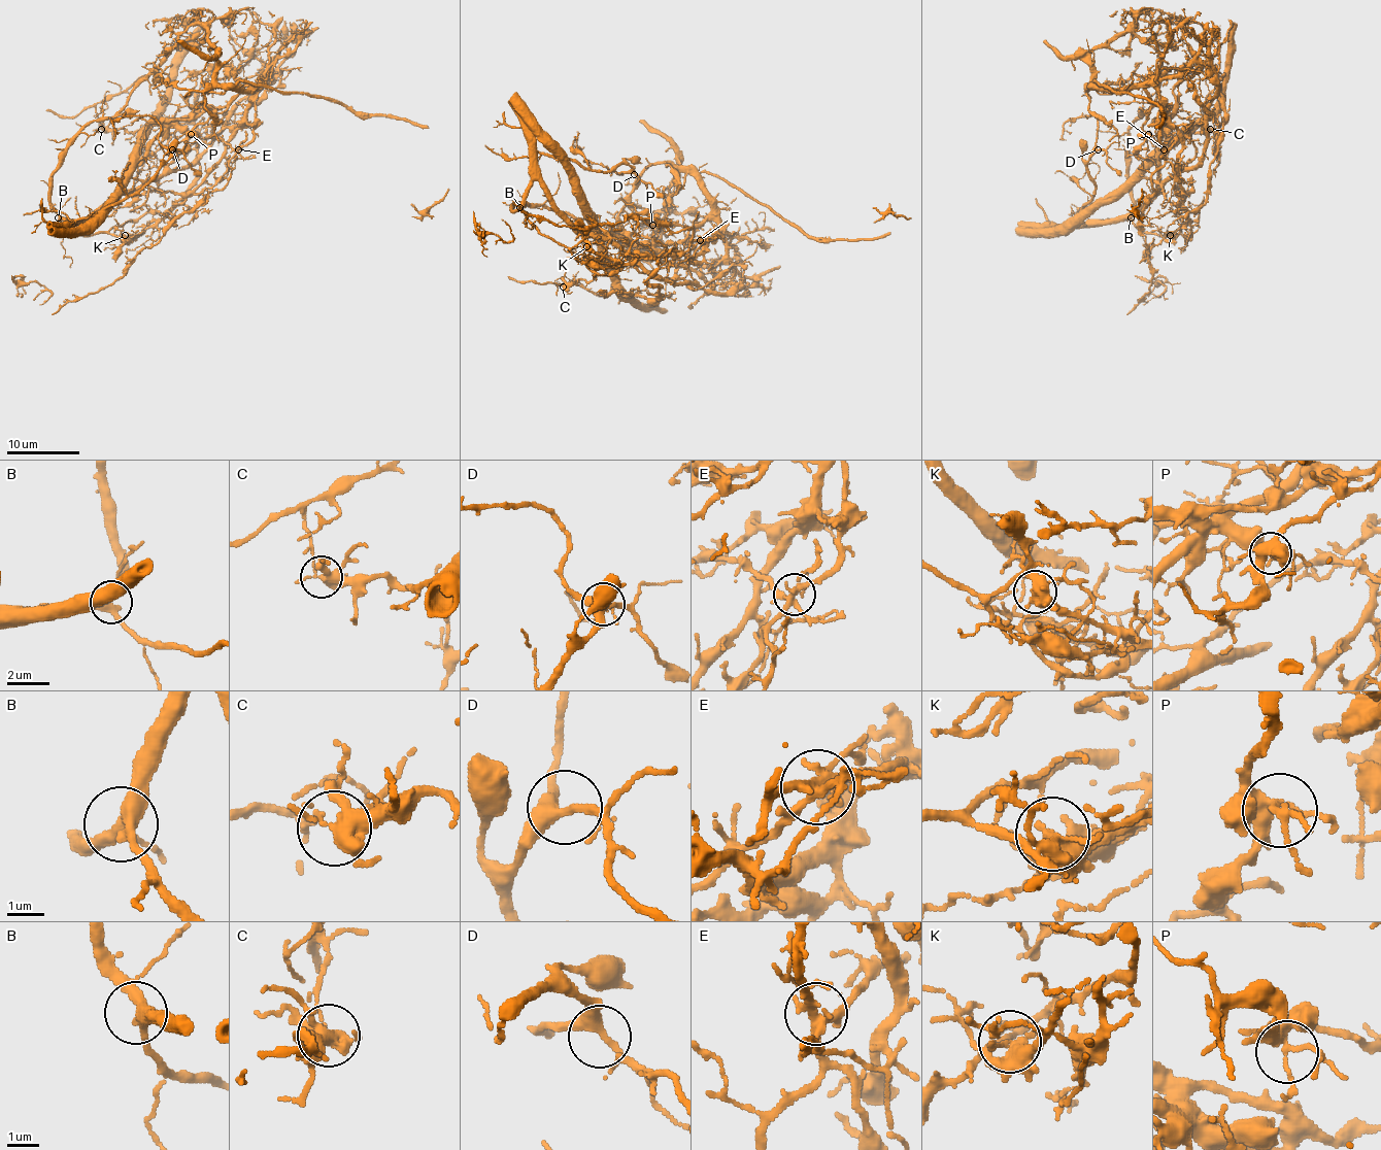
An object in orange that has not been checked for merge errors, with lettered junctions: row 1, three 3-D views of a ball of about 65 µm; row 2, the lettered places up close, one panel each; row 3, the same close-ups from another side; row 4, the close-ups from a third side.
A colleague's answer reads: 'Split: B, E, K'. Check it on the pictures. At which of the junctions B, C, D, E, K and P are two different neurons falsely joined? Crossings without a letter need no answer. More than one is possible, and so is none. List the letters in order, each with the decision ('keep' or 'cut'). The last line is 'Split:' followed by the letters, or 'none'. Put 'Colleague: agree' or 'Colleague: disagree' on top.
Colleague: disagree
B: keep
C: cut
D: keep
E: cut
K: cut
P: keep
Split: C, E, K

